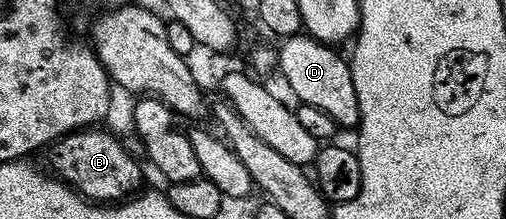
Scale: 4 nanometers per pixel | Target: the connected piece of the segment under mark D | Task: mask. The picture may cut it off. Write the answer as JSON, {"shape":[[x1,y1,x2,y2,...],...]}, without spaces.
{"shape":[[308,35,284,38,280,45,281,50,278,48,275,53,276,68,281,68,282,79,289,84,290,91,298,97,296,100,300,104,327,111,342,130,352,130,361,124,350,62,346,58,344,61,334,46,325,45]]}

